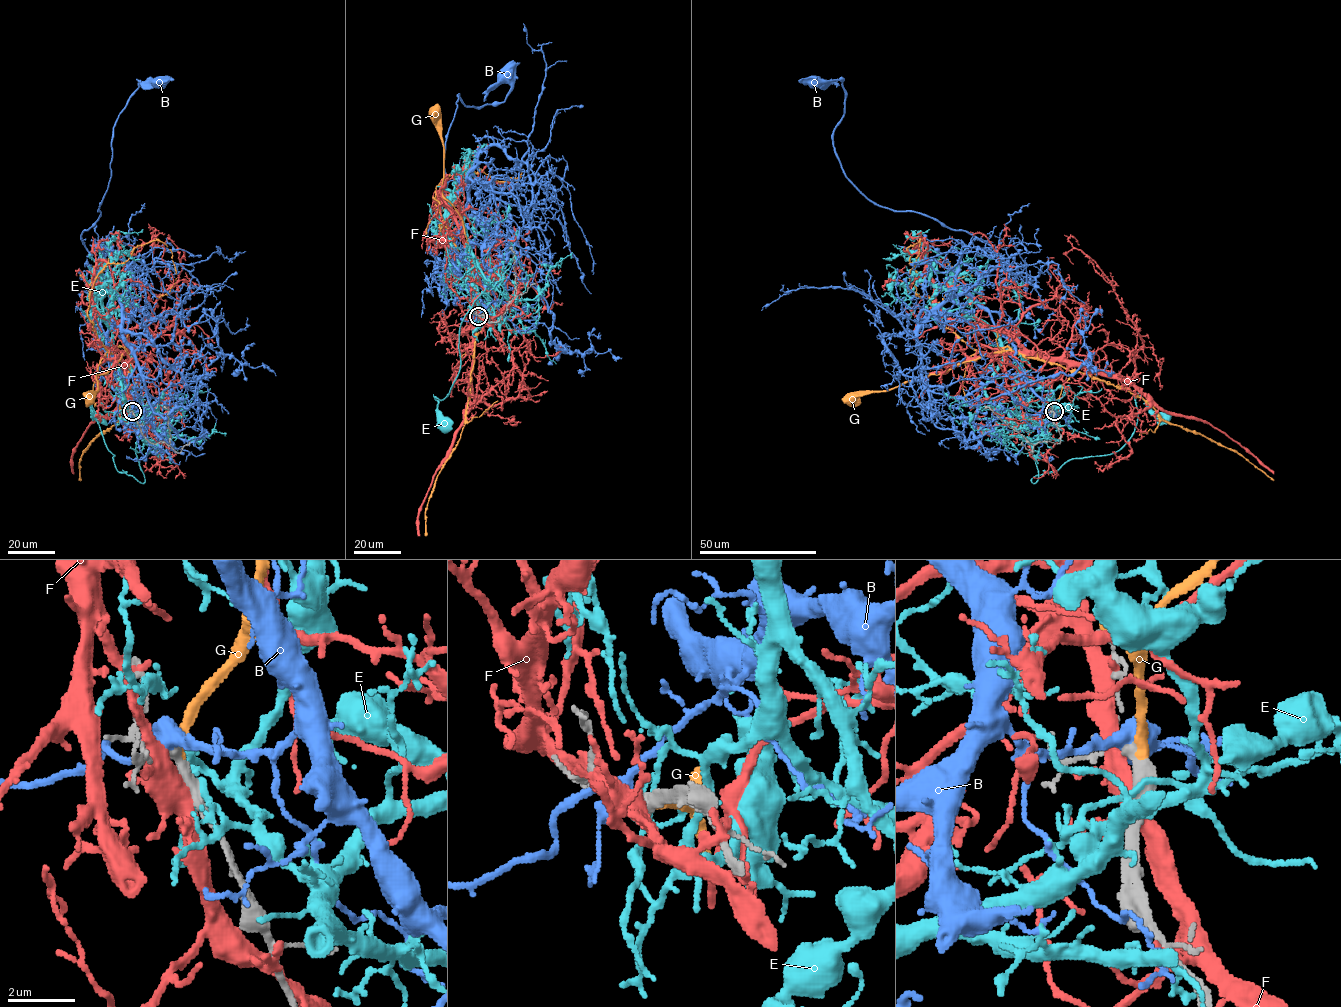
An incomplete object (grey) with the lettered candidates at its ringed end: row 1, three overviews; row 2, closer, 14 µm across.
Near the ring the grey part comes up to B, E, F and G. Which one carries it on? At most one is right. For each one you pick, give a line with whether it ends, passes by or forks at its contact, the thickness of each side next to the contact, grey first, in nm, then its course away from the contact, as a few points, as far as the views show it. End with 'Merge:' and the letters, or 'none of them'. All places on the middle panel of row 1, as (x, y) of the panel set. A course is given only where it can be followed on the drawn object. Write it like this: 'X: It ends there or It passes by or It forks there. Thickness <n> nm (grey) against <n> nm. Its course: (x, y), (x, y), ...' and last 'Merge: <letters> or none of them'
G: It ends there. Thickness 360 nm (grey) against 300 nm. Its course: (478, 315), (484, 319), (477, 333), (477, 293), (463, 220), (442, 193), (443, 149), (434, 113)
Merge: G

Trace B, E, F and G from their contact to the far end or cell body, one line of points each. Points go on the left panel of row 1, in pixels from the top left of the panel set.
B: (131, 411), (138, 401), (106, 344), (111, 292), (81, 237), (100, 216), (115, 121), (140, 86), (159, 81)
E: (134, 414), (141, 420), (135, 448), (144, 477), (141, 483), (116, 469), (97, 416)
F: (132, 412), (124, 366), (128, 339), (96, 310), (92, 275), (100, 261), (153, 239), (162, 242), (164, 260)
G: (132, 411), (138, 398), (131, 358), (126, 351), (109, 371), (96, 375), (97, 389), (88, 398)

